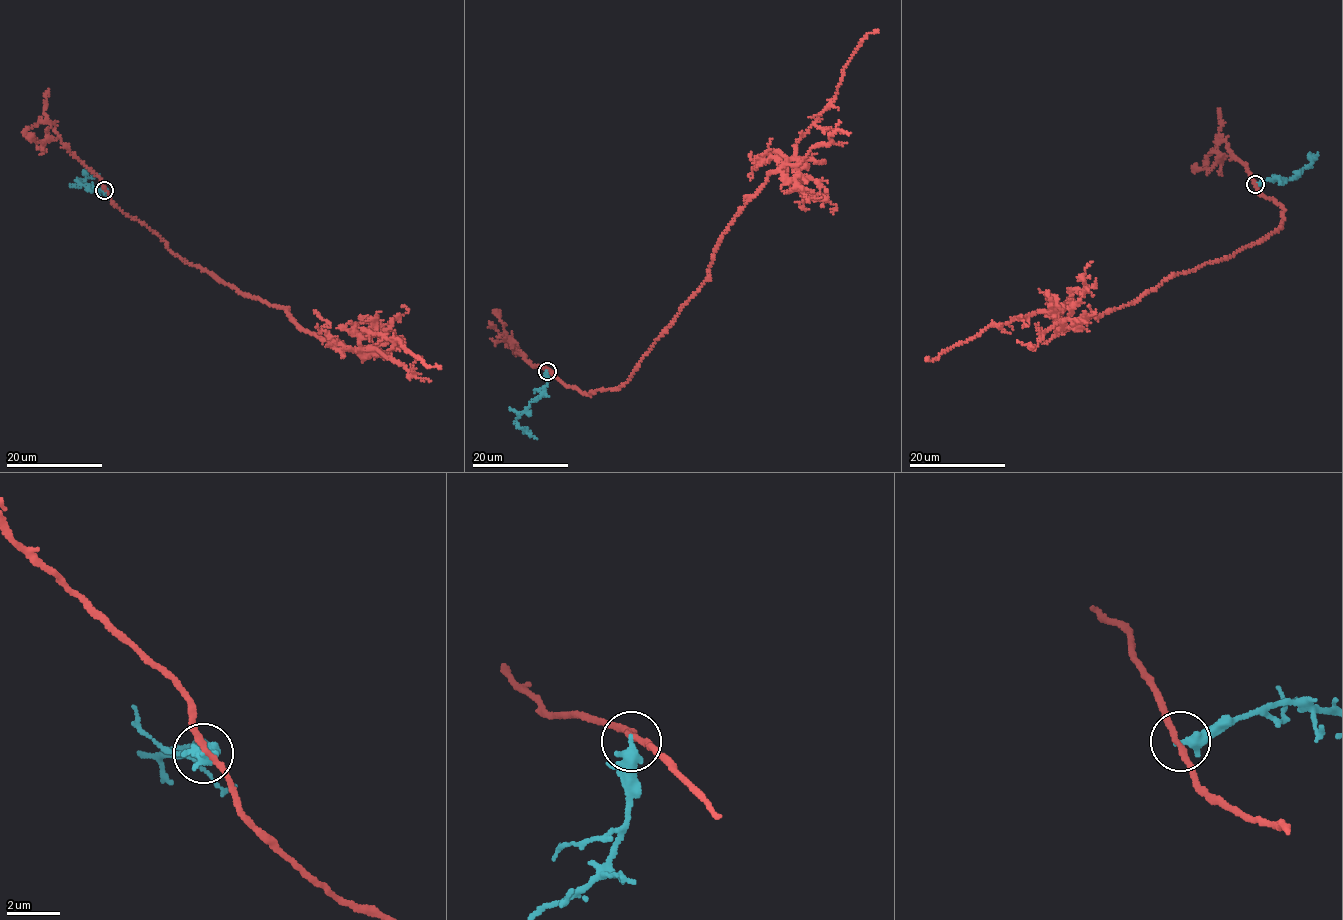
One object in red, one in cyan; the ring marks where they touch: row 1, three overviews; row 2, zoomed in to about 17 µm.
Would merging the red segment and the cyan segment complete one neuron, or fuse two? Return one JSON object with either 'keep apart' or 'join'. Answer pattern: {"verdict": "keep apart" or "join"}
{"verdict": "keep apart"}

